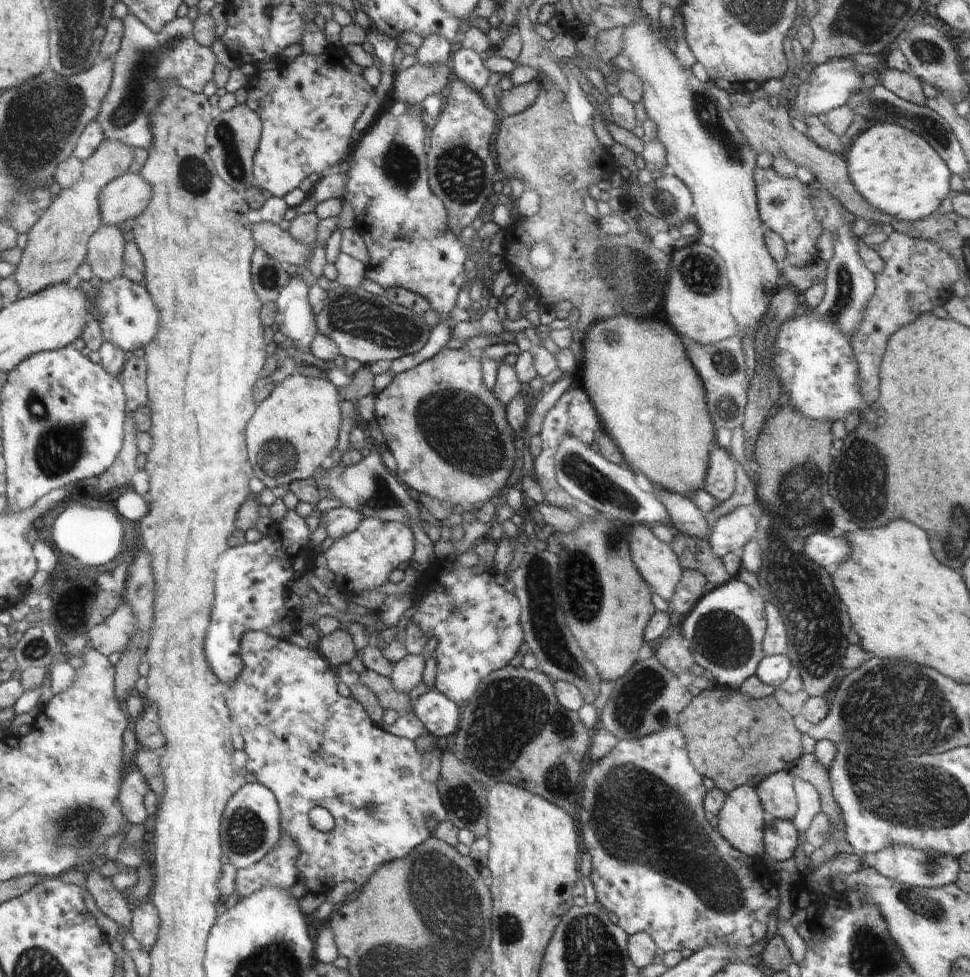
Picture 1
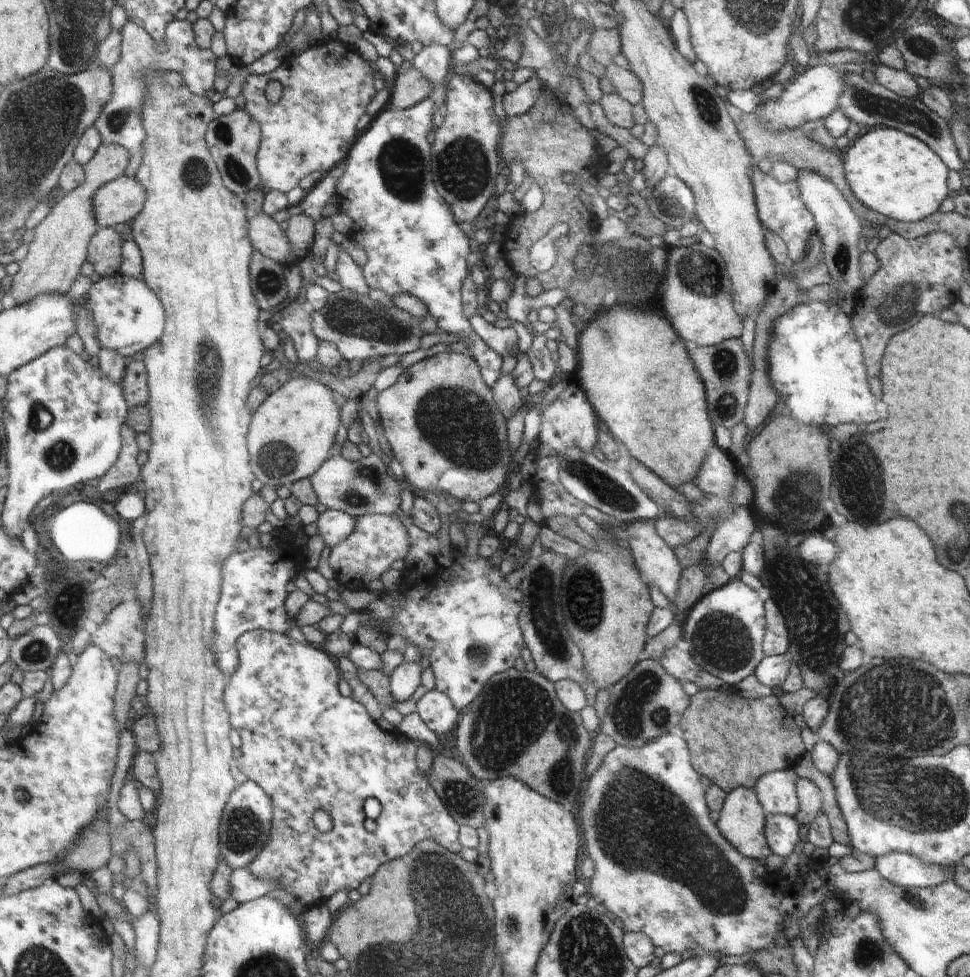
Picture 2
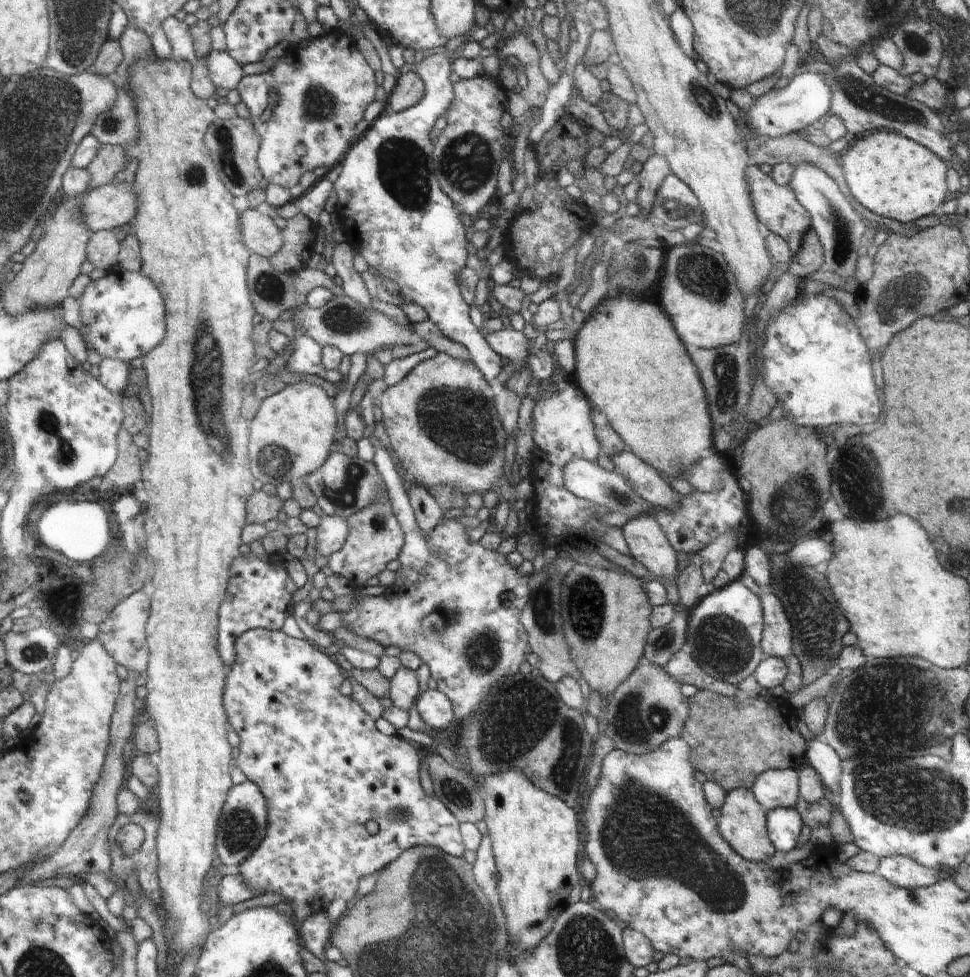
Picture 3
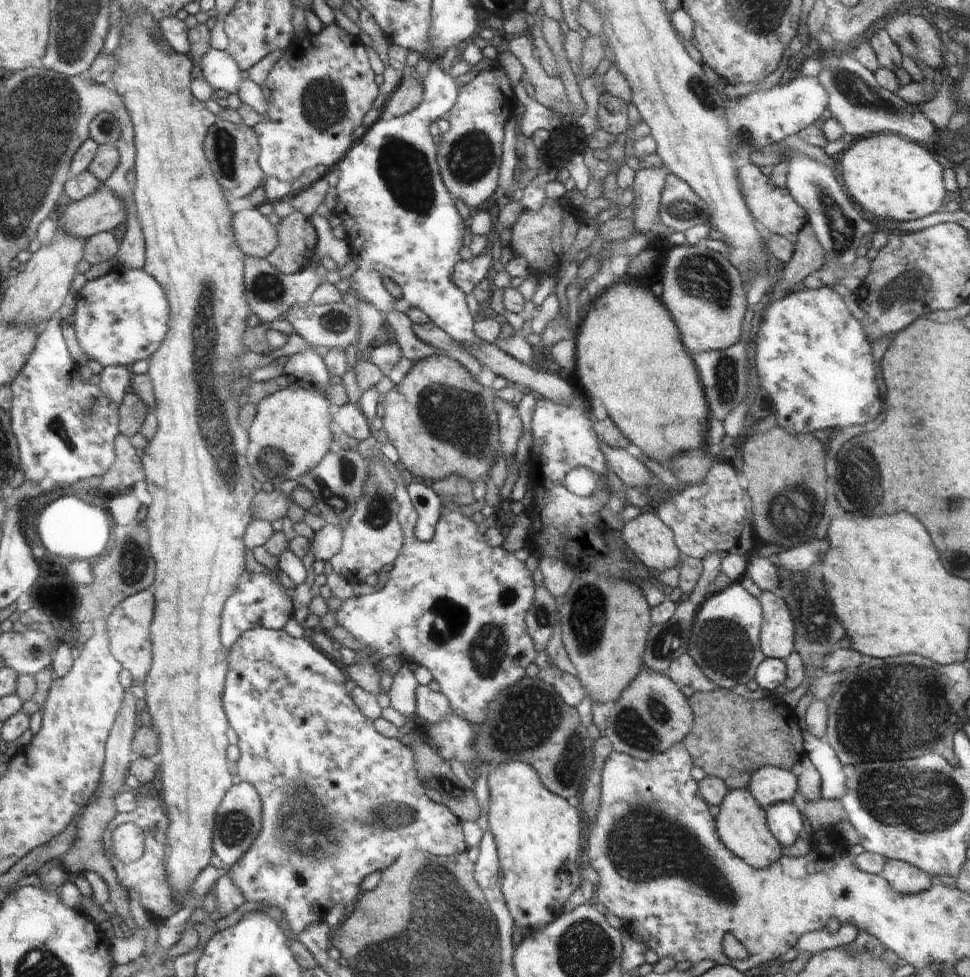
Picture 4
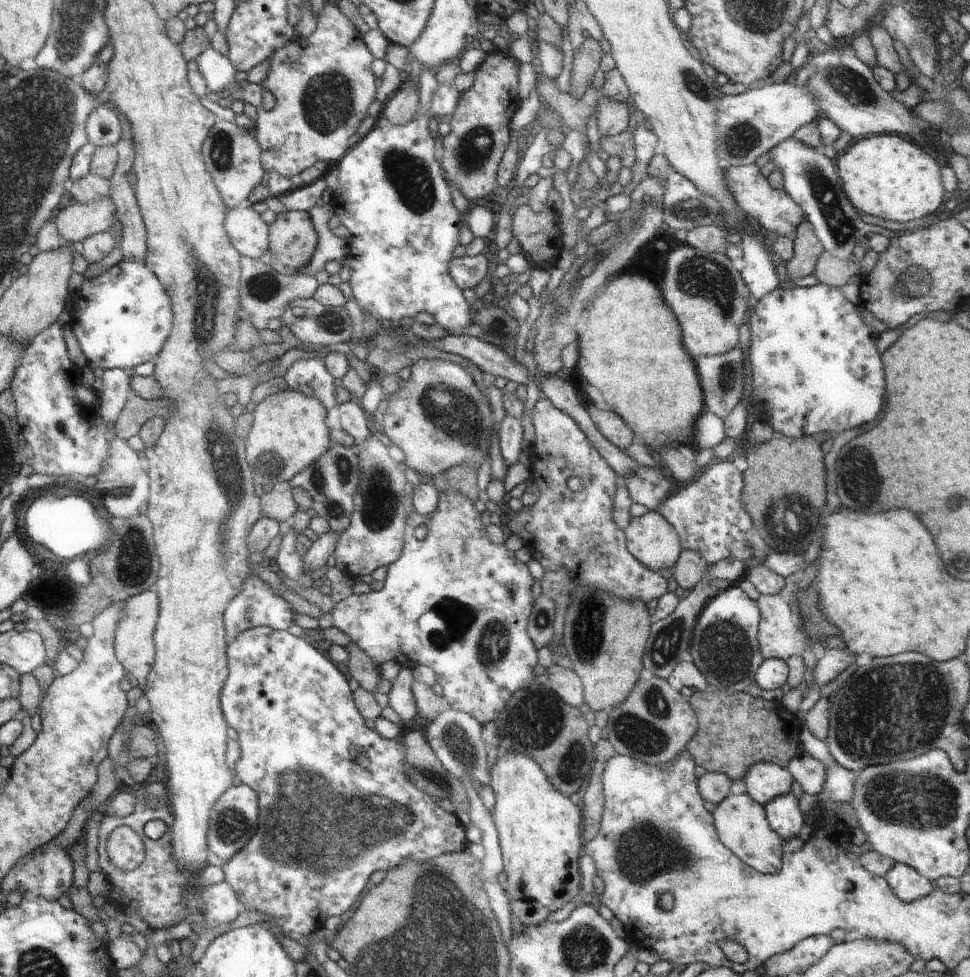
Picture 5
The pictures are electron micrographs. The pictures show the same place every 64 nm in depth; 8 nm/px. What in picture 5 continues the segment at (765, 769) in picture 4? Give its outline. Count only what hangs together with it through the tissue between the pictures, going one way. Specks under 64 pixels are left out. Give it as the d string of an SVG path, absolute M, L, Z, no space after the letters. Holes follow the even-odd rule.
M758 762L746 772L744 786L748 796L765 806L778 796L797 790L792 774L784 767L770 762Z

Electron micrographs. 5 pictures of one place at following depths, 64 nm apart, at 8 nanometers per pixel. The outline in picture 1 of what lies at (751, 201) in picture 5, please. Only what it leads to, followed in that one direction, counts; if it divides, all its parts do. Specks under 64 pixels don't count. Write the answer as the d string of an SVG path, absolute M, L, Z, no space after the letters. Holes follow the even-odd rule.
M757 168L754 172L758 189L758 204L761 209L761 219L766 228L770 228L784 239L786 258L792 266L796 268L806 268L810 266L816 256L818 248L816 242L822 232L822 224L818 213L814 210L814 202L810 200L810 188L802 184L798 177L784 178L780 176L774 168Z

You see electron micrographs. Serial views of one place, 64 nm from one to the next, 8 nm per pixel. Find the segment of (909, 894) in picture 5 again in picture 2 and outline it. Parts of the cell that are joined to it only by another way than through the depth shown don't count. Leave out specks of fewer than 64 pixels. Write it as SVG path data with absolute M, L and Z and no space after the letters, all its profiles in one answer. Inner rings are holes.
M899 852L875 857L875 868L886 880L905 887L937 887L952 879L954 867L922 862L917 856Z

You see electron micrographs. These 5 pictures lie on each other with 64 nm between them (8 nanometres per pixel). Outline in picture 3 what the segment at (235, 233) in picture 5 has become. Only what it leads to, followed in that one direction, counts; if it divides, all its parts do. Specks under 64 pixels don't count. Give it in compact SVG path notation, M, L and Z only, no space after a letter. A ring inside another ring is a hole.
M249 208L242 211L238 222L241 224L242 242L250 252L271 259L284 247L282 231L276 227L266 211Z

